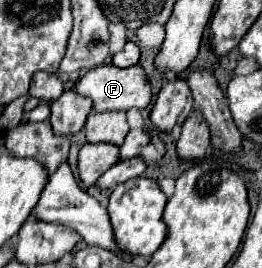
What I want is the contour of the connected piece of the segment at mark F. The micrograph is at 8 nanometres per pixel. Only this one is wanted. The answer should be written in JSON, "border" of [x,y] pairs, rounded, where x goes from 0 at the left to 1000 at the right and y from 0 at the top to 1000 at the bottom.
{"border":[[[431,239],[370,246],[340,261],[286,321],[294,351],[317,351],[355,373],[363,418],[424,418],[424,410],[492,410],[492,403],[553,403],[576,381],[576,321],[546,246],[515,239],[500,254],[447,254]]]}

